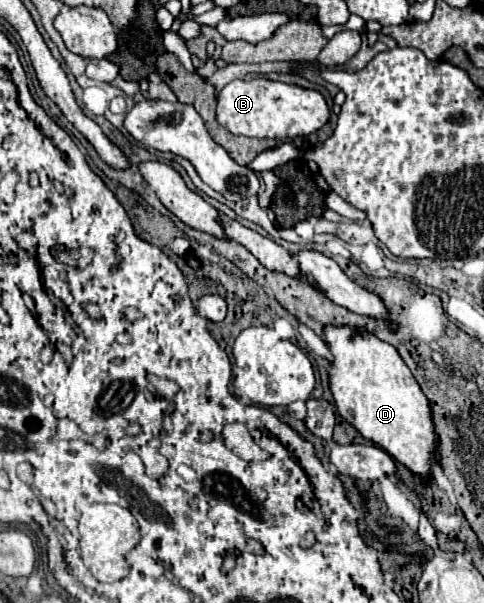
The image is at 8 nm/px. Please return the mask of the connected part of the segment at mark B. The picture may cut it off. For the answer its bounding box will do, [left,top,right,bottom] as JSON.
[216,78,328,138]

